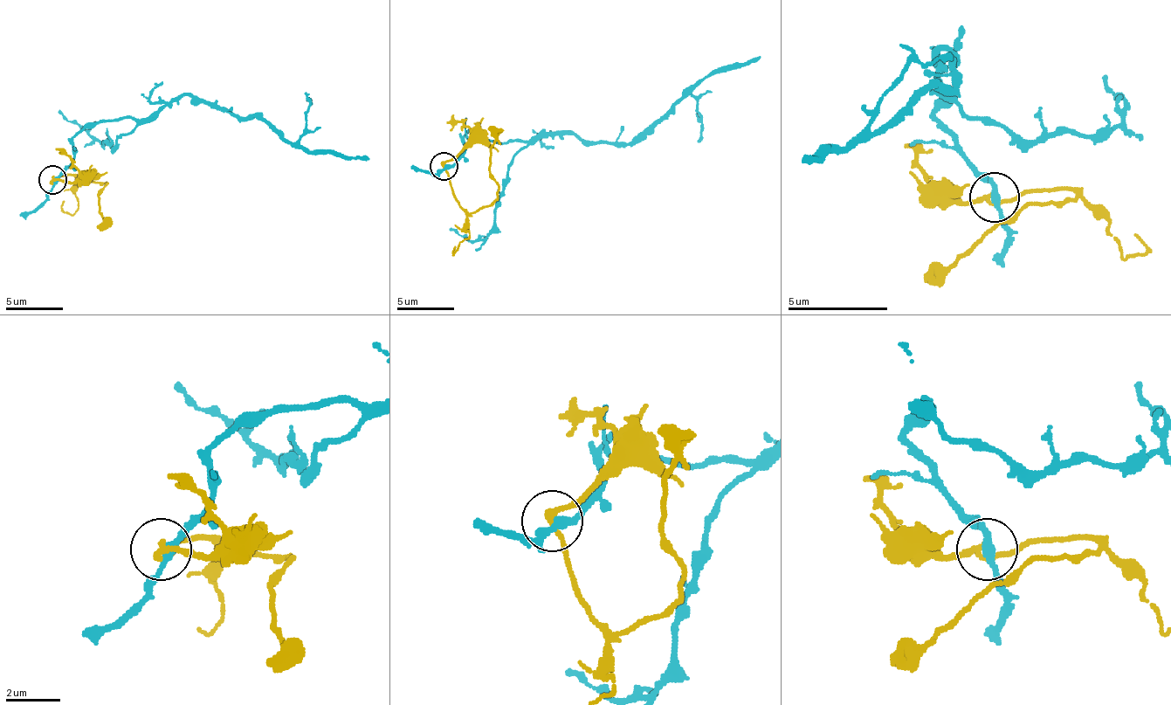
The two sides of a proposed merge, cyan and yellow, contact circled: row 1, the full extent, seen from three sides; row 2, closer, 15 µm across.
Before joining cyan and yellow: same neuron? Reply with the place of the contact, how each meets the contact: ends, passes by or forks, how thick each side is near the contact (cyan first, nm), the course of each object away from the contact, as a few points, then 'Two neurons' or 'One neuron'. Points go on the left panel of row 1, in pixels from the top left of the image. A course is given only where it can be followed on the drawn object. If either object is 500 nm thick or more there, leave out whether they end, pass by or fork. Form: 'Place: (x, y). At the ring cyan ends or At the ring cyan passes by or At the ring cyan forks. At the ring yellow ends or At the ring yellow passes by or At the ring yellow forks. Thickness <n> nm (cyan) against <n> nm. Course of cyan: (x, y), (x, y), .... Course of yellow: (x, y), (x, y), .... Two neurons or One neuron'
Place: (52, 179). At the ring cyan passes by. At the ring yellow passes by. Thickness 280 nm (cyan) against 180 nm. Course of cyan: (51, 180), (72, 160), (80, 132), (154, 117), (191, 94), (263, 117), (311, 152), (368, 160). Course of yellow: (51, 180), (63, 175), (106, 183), (97, 195), (103, 220), (97, 229). Two neurons

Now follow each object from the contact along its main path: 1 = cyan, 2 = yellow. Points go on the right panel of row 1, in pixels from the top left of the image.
1: (995, 198), (935, 114), (951, 99), (940, 58), (946, 49), (951, 88), (926, 88), (885, 128), (801, 163)
2: (995, 198), (1050, 189), (1075, 193), (1071, 198), (1045, 203), (1025, 203), (940, 268), (926, 283)

